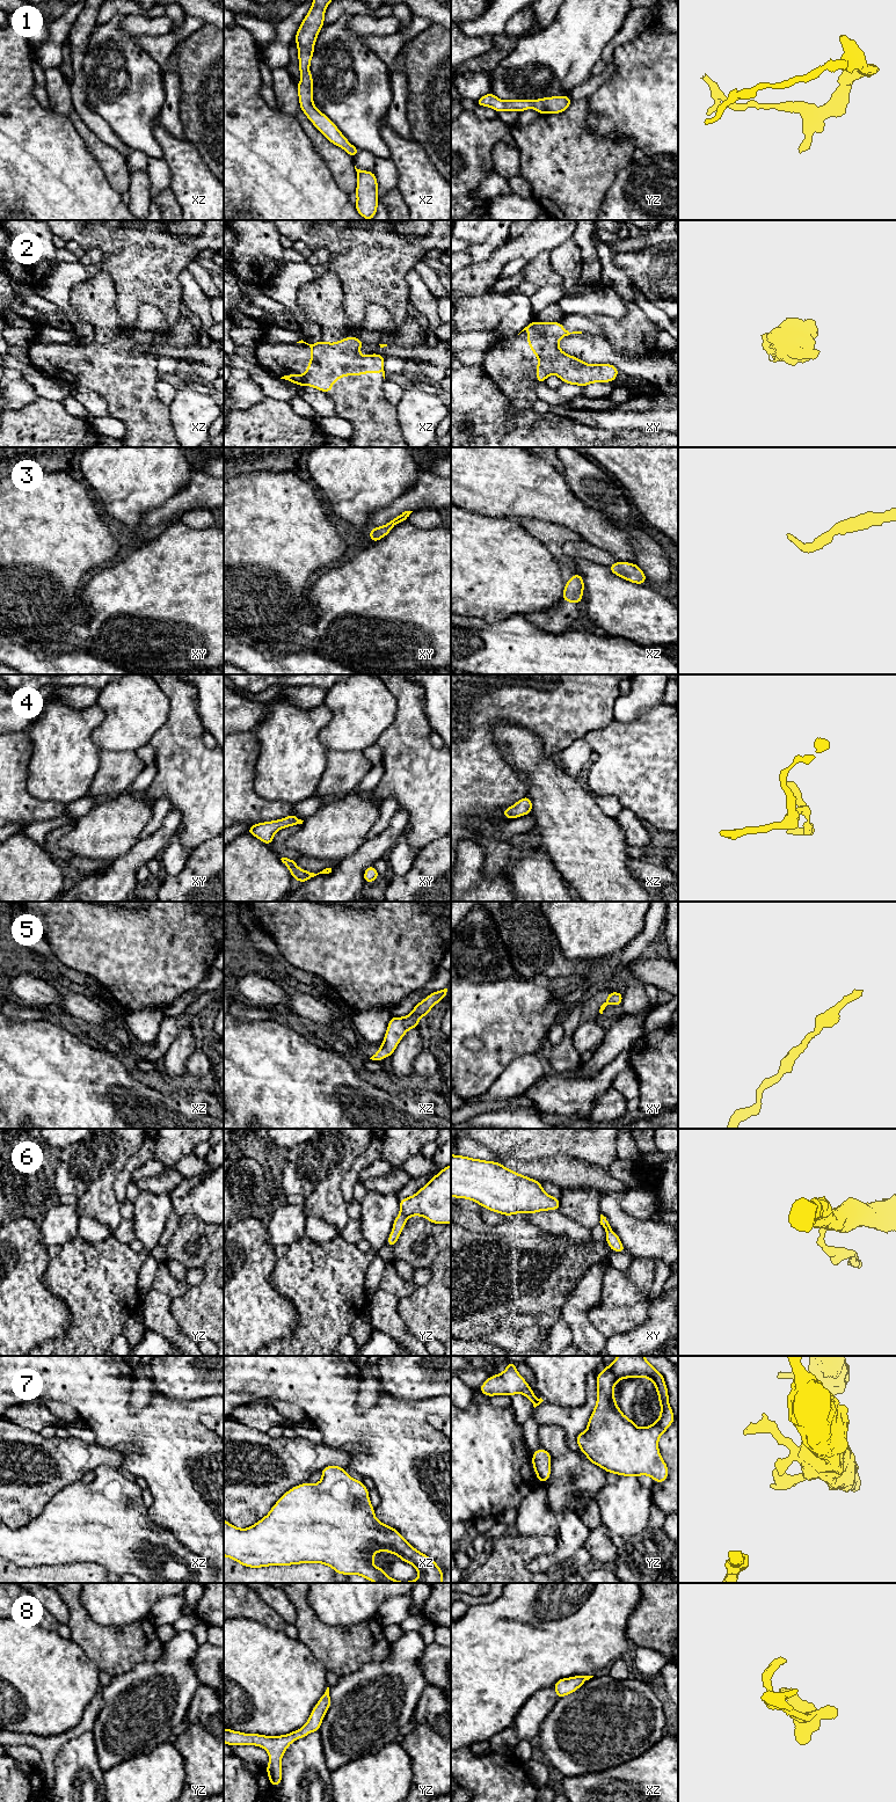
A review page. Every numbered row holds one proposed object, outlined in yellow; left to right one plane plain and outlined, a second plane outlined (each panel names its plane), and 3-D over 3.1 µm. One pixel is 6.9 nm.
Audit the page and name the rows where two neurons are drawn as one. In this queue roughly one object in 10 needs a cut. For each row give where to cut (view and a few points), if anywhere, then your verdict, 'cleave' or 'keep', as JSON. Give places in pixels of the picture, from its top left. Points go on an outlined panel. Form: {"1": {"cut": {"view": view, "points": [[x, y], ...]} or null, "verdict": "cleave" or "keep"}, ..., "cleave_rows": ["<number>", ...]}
{"1": {"cut": null, "verdict": "keep"}, "2": {"cut": null, "verdict": "keep"}, "3": {"cut": null, "verdict": "keep"}, "4": {"cut": null, "verdict": "keep"}, "5": {"cut": null, "verdict": "keep"}, "6": {"cut": null, "verdict": "keep"}, "7": {"cut": null, "verdict": "keep"}, "8": {"cut": null, "verdict": "keep"}, "cleave_rows": []}

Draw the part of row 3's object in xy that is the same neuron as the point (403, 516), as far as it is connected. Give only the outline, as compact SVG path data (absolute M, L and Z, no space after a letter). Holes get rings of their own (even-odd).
M405 511L400 516L393 518L386 525L371 528L369 532L371 542L376 542L376 541L383 539L384 537L386 537L392 531L394 525L408 520L408 517L411 512L413 511Z

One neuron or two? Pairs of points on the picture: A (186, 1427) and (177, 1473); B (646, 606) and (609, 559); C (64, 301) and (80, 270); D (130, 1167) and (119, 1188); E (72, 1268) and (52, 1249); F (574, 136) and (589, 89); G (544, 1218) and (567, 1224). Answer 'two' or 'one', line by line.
A: one
B: two
C: one
D: one
E: two
F: two
G: one

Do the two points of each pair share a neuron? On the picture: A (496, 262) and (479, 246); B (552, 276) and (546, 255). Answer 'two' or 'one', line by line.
A: two
B: one

